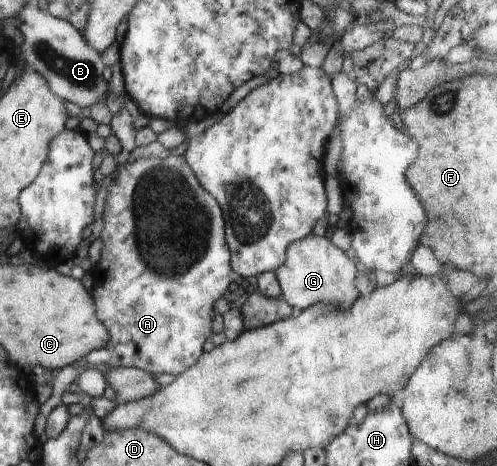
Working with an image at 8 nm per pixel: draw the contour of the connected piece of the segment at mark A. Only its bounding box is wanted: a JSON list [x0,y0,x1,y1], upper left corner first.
[64,152,245,381]

